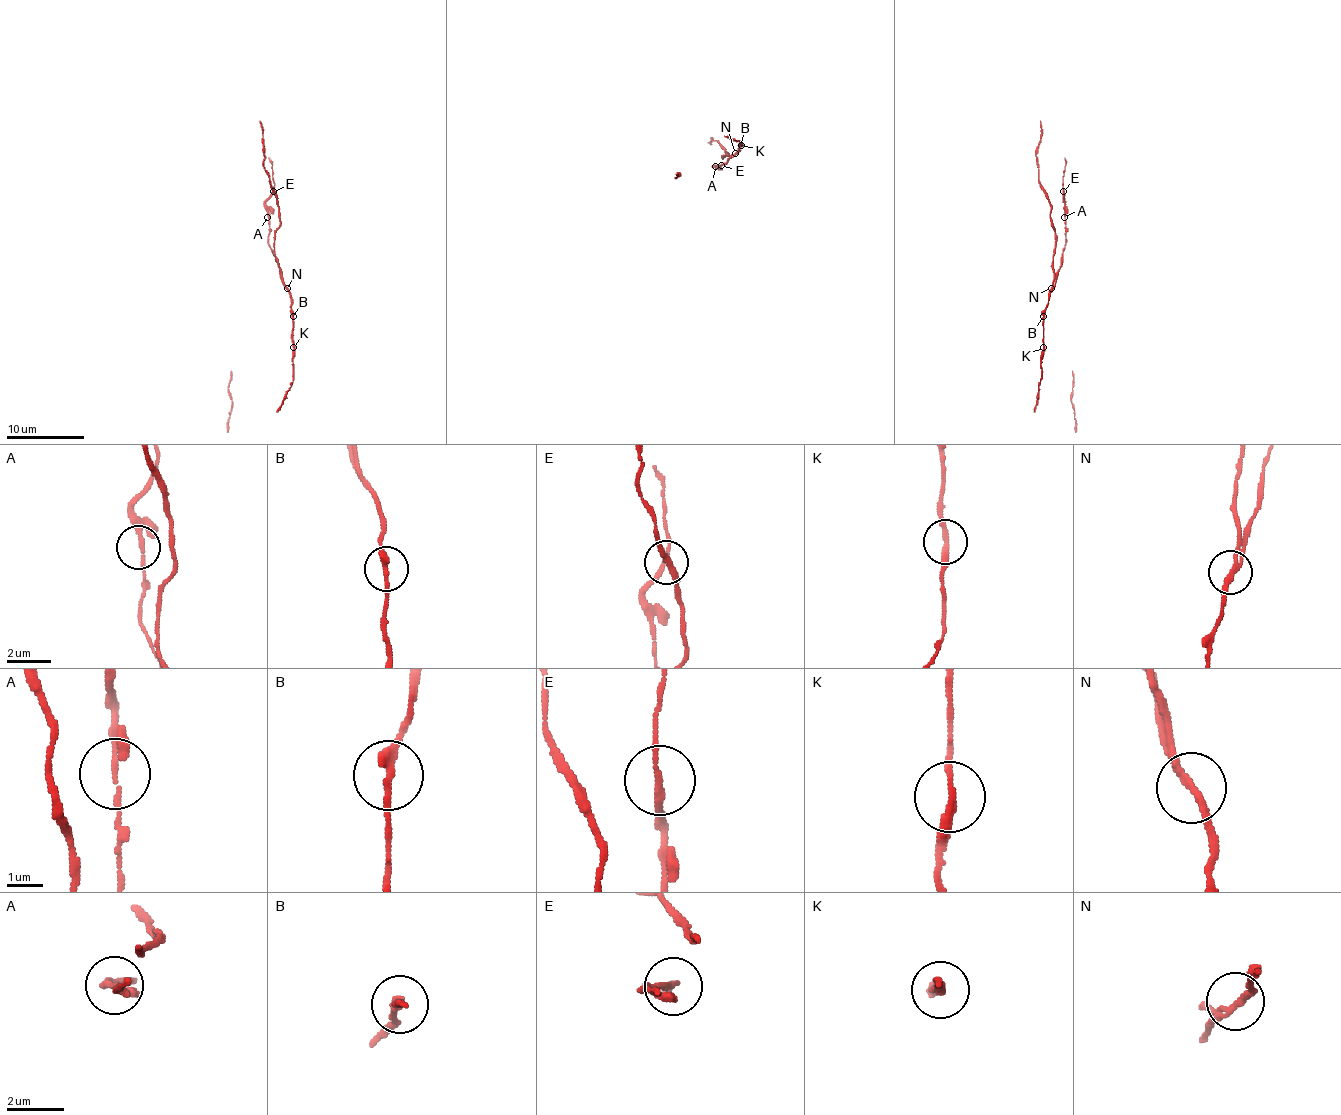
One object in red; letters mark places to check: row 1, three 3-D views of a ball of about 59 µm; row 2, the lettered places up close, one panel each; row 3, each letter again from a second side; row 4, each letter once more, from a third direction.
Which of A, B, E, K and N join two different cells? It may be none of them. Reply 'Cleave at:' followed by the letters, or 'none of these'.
Cleave at: N

